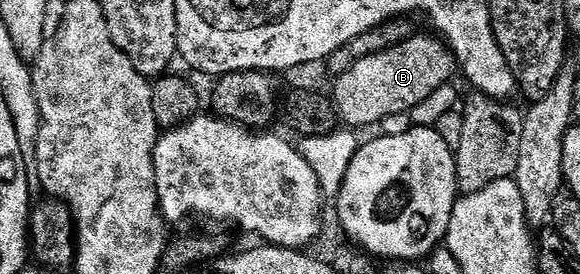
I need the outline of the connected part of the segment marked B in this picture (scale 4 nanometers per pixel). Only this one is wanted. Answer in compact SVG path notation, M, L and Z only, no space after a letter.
M416 34L401 44L393 45L370 57L359 59L351 70L336 77L331 99L336 105L342 125L353 130L362 130L368 124L380 125L392 115L410 113L435 90L448 85L455 76L453 52L444 40L436 35Z

